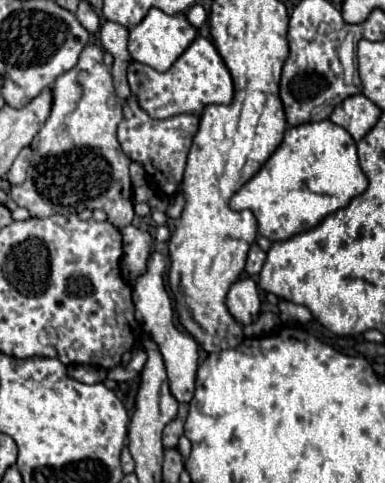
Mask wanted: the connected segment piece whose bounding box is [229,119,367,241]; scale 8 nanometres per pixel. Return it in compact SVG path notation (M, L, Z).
M327 121L287 129L283 143L265 165L231 197L231 209L249 209L259 223L259 235L279 241L317 227L331 211L339 211L367 189L357 159L357 147L343 127Z

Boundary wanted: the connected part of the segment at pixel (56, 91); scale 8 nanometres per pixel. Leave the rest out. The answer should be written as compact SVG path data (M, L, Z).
M97 63L91 71L73 67L63 77L57 79L51 93L53 93L51 115L31 143L31 149L37 155L33 155L33 161L27 169L27 179L21 185L11 187L11 199L19 207L25 207L31 213L31 217L39 219L51 217L55 213L67 215L67 213L81 213L85 209L91 211L103 209L109 221L117 229L127 227L135 215L131 203L131 181L129 181L131 159L121 151L121 145L117 141L117 125L123 119L123 113L121 113L121 99L113 91L109 69L103 63Z

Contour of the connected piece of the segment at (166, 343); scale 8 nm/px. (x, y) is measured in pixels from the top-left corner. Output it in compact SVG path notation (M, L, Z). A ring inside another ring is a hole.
M153 253L149 257L147 263L147 273L143 275L143 279L137 279L133 283L133 301L135 301L135 313L139 319L143 319L143 329L147 333L153 335L163 361L165 361L165 369L169 375L169 389L171 395L179 401L179 403L189 403L193 399L195 393L195 371L197 371L197 343L181 333L175 325L173 325L173 309L171 309L171 299L169 293L165 289L163 283L163 273L165 273L165 257L161 253Z

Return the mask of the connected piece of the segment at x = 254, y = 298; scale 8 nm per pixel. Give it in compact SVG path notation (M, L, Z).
M239 279L227 293L227 309L241 323L251 325L259 317L259 293L253 279Z

